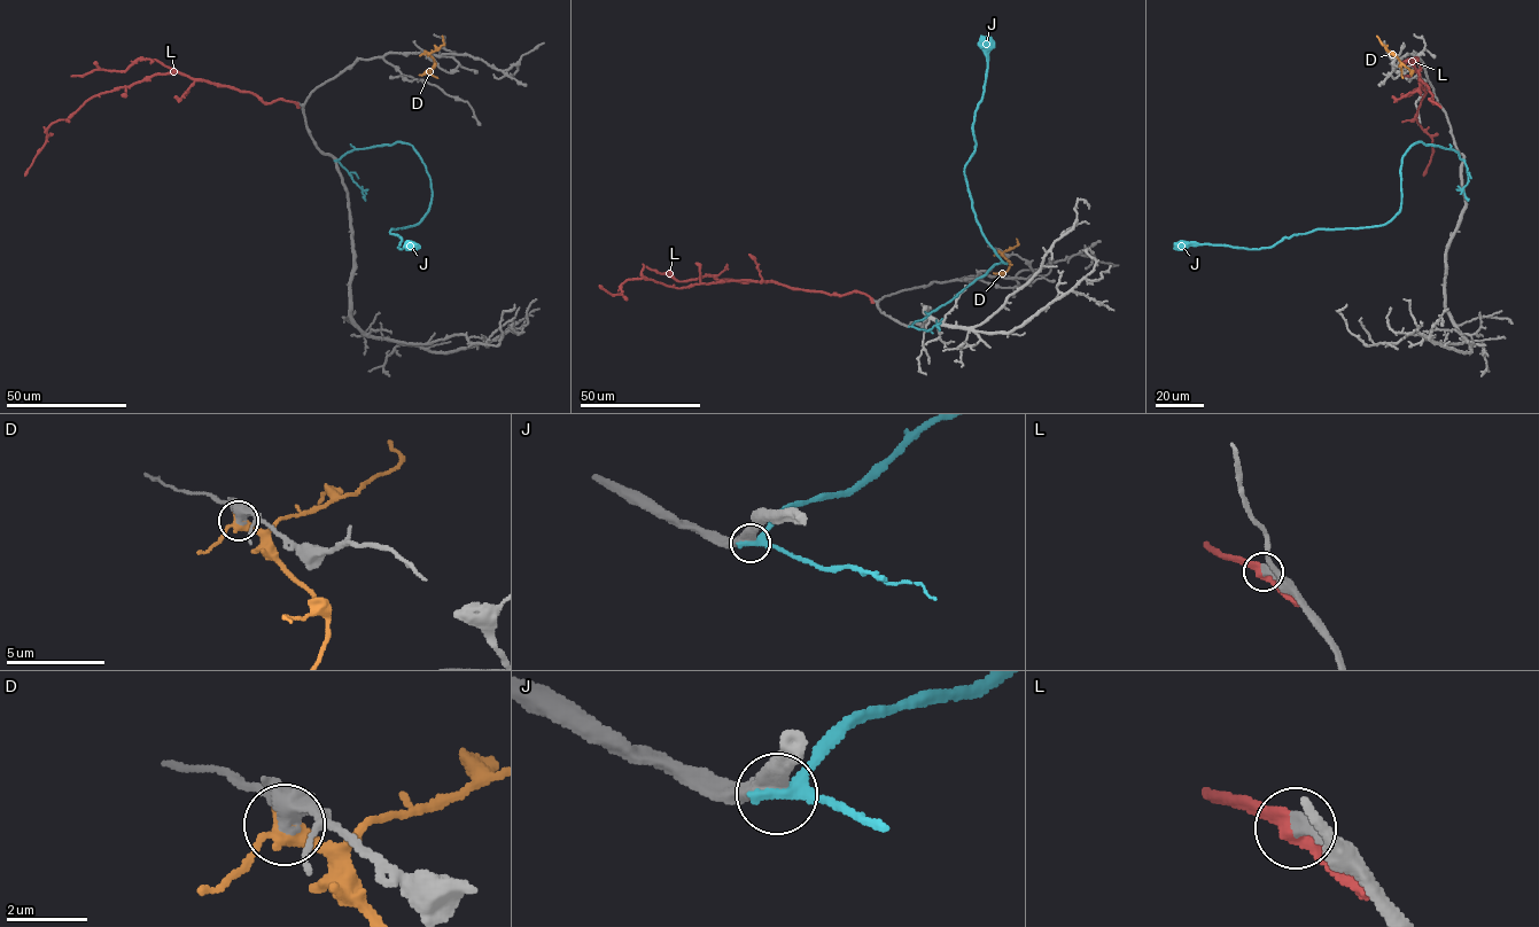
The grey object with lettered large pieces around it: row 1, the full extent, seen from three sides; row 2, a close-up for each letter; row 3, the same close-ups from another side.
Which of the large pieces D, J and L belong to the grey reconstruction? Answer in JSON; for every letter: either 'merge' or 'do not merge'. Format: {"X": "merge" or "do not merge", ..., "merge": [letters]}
{"D": "do not merge", "J": "do not merge", "L": "merge", "merge": ["L"]}

